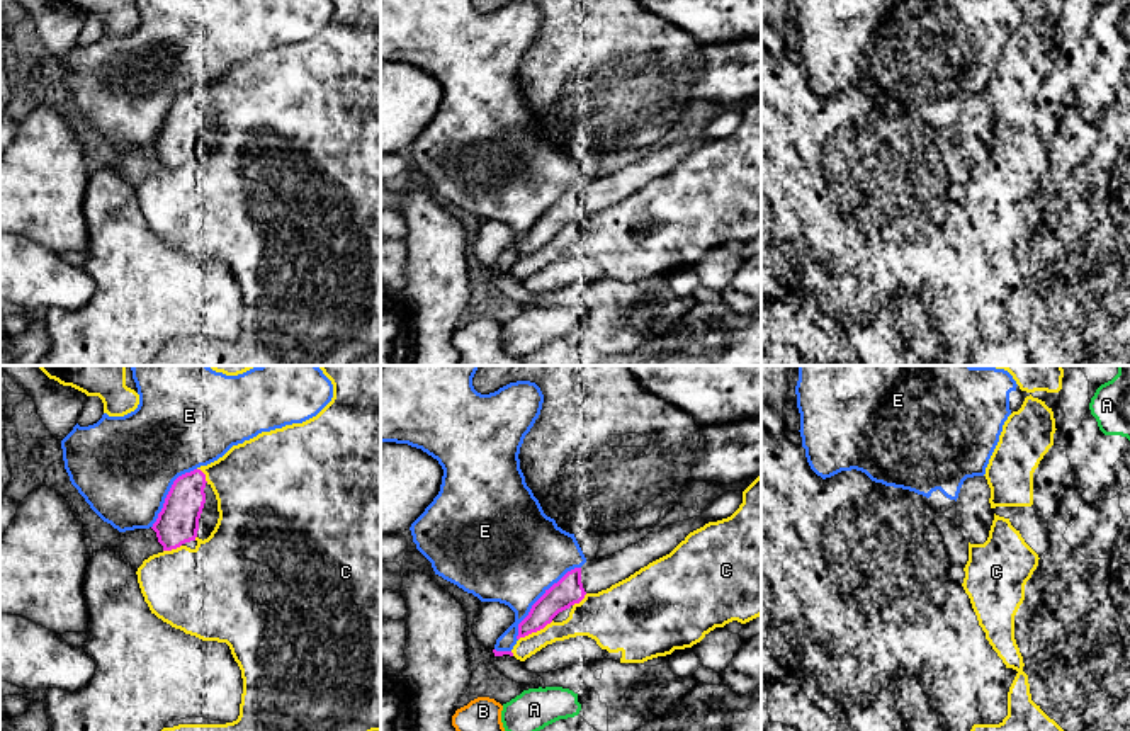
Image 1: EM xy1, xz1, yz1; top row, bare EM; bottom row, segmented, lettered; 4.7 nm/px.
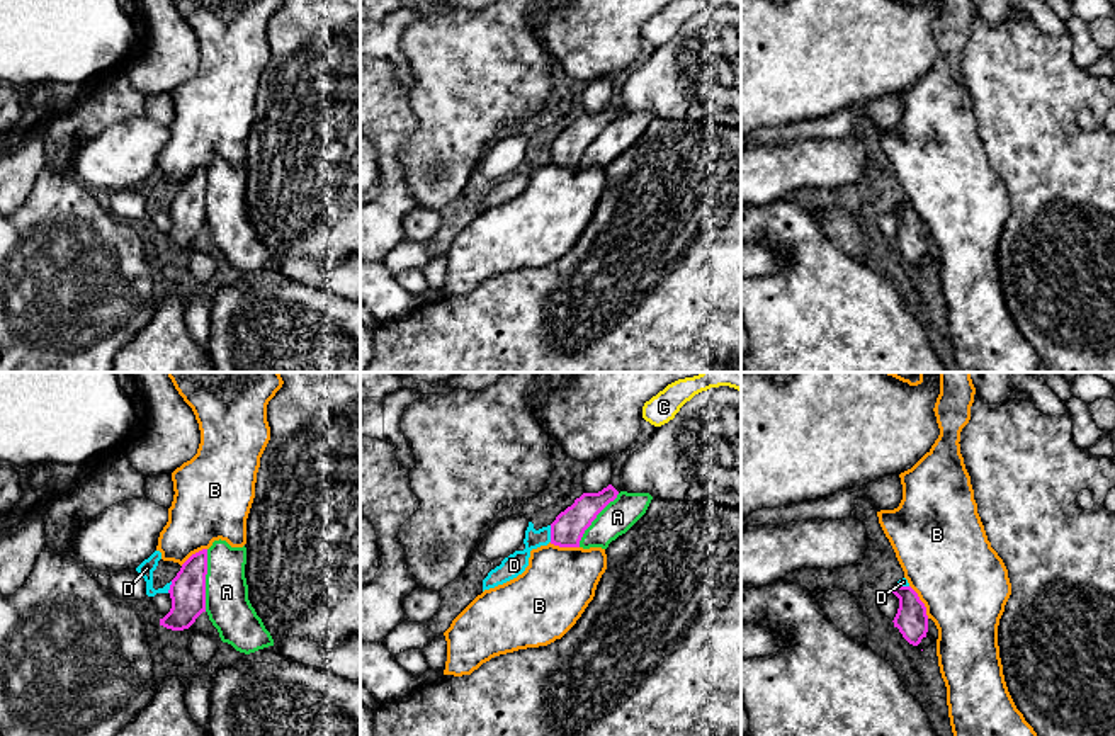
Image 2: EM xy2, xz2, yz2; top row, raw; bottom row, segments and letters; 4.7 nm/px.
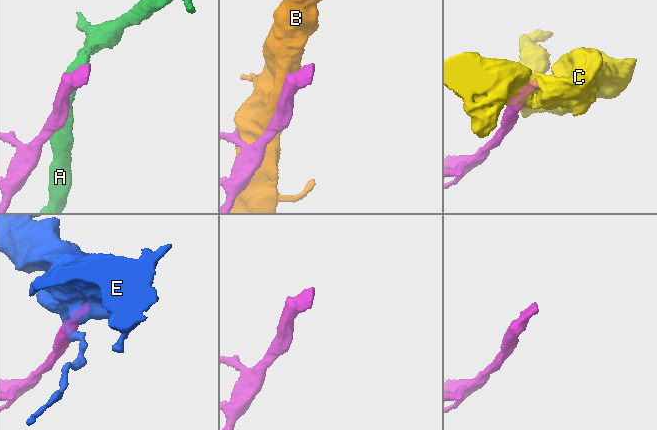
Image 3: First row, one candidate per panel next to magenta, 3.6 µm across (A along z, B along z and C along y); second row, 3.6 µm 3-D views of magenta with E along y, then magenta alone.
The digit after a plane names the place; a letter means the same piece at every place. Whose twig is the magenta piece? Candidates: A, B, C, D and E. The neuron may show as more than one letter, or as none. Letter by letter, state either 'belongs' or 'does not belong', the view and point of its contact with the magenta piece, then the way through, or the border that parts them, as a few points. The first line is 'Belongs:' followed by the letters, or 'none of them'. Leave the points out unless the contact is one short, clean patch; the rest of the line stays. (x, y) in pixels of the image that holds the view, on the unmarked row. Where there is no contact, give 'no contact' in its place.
Belongs: none of them
A: does not belong | xy2 (204, 199)
B: does not belong | yz2 (922, 221)
C: does not belong | xz1 (536, 250)
D: does not belong | xz2 (551, 153) | along xz2 (549, 145), (551, 160)
E: does not belong | xz1 (539, 218)

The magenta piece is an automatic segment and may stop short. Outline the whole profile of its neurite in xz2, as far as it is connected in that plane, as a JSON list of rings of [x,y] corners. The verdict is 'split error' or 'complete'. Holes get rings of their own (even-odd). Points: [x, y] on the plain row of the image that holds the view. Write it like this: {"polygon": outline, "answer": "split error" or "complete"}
{"polygon": [[[612,104],[598,112],[583,112],[551,143],[551,163],[559,167],[580,167],[585,150],[617,114],[619,110]]], "answer": "complete"}

